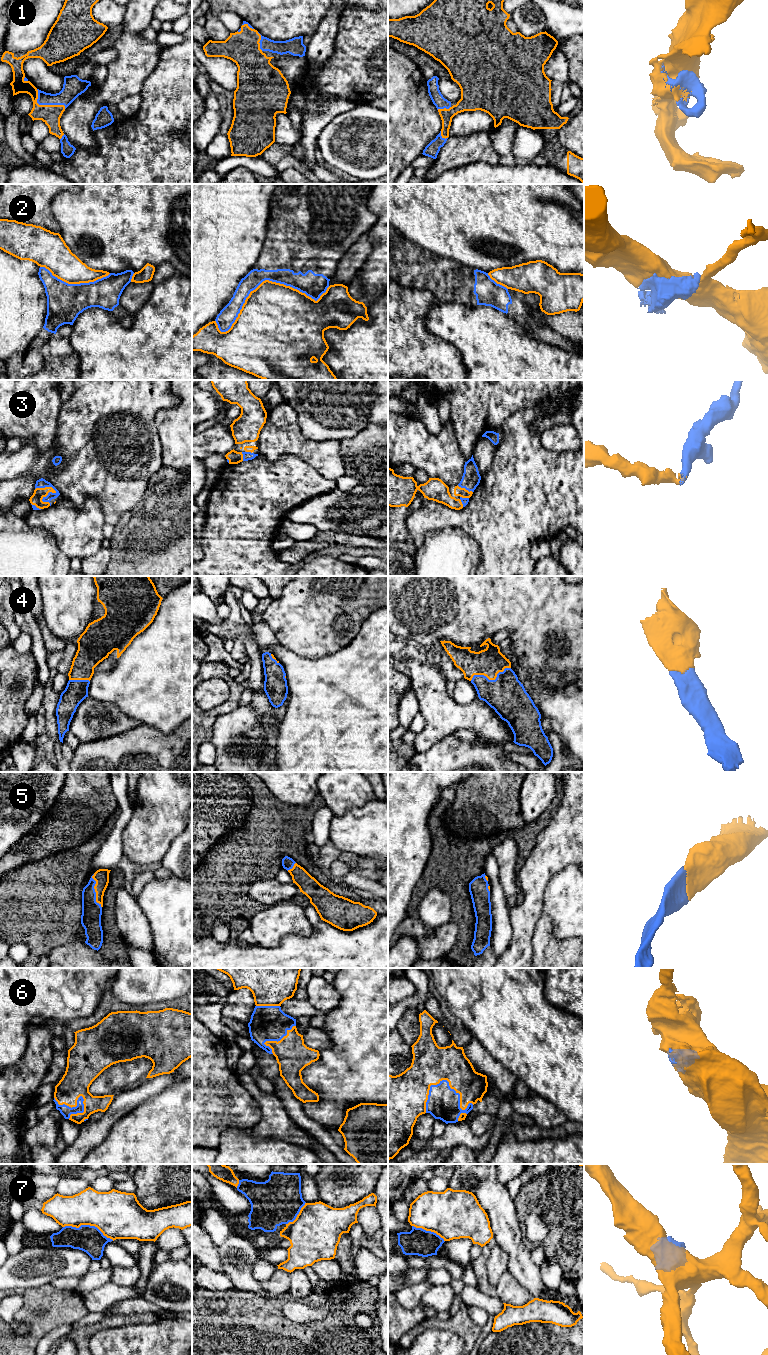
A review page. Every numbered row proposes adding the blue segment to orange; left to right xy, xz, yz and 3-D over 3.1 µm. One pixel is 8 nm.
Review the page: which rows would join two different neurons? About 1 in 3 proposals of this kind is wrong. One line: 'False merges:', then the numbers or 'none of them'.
False merges: 2, 7

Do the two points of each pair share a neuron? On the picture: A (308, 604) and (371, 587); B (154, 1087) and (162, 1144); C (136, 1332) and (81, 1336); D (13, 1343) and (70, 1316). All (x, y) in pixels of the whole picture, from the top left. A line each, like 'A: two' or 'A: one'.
A: one
B: two
C: two
D: one

